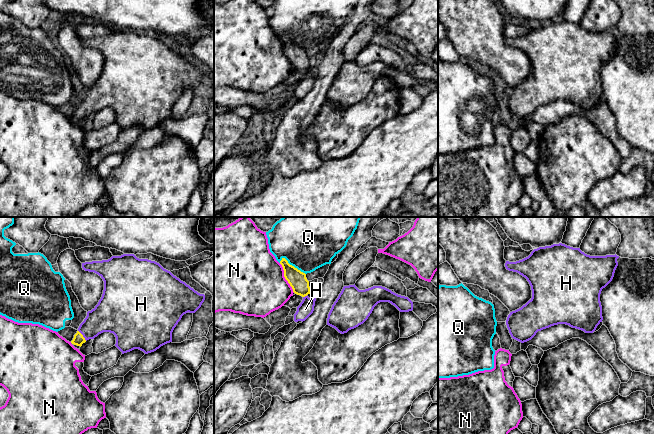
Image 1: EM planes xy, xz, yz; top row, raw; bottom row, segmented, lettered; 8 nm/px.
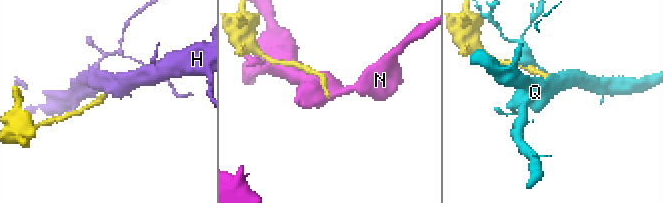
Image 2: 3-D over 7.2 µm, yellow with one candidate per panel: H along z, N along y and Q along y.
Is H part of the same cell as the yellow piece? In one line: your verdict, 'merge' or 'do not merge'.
merge

